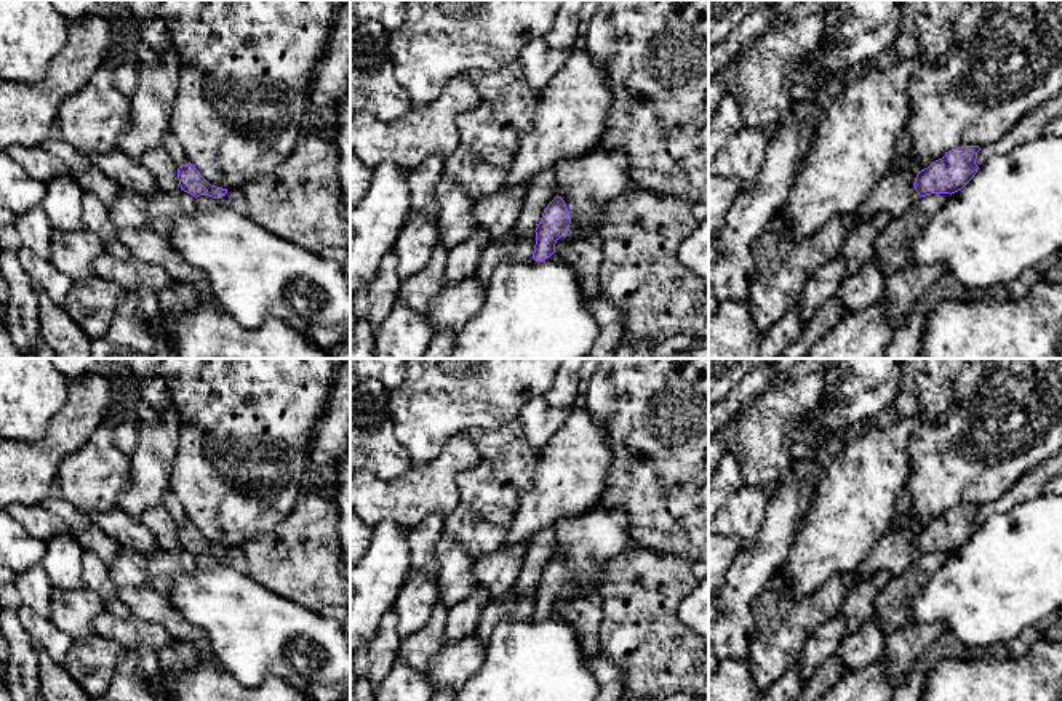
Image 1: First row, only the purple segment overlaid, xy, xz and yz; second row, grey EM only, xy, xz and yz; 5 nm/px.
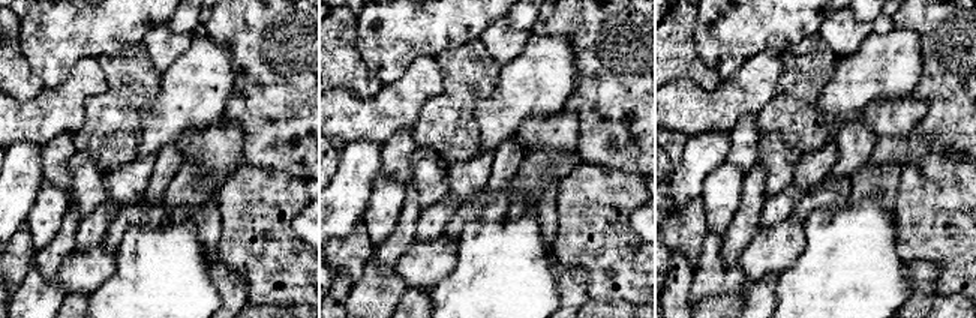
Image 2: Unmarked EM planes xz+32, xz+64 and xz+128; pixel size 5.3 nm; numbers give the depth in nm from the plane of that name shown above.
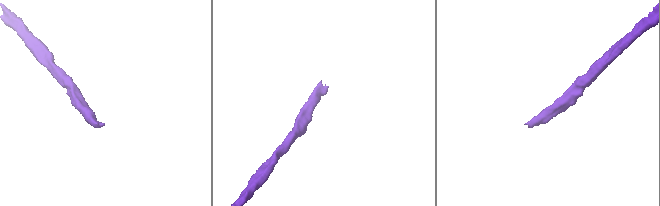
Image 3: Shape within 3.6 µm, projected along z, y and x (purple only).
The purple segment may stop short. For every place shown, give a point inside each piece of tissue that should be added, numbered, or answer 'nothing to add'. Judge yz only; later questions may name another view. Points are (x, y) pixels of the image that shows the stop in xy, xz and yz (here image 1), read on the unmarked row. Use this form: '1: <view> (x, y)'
nothing to add

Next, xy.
nothing to add

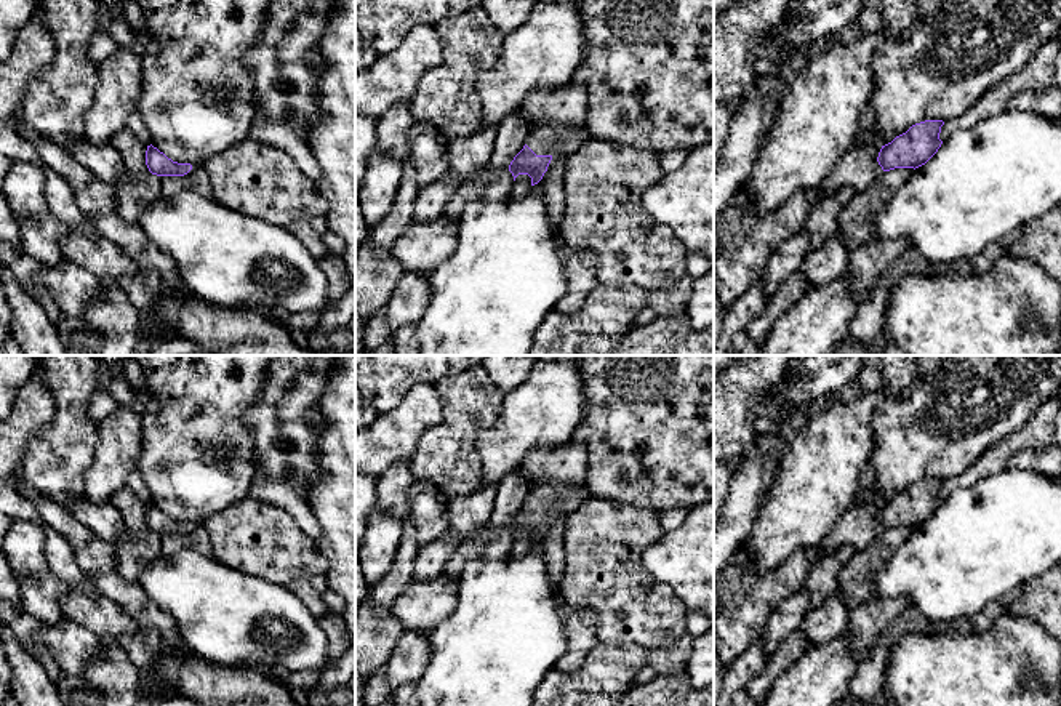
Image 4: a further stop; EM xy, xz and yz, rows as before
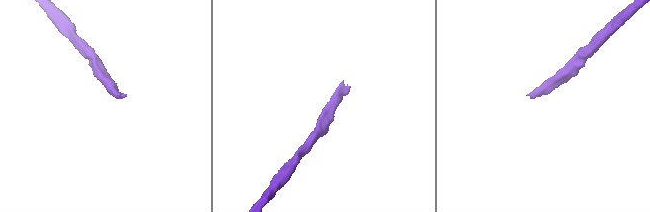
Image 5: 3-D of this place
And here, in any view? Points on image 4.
1: xz (549, 498)

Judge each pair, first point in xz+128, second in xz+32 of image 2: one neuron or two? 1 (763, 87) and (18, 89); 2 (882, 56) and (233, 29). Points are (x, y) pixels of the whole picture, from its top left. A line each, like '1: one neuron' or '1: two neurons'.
1: two neurons
2: two neurons

